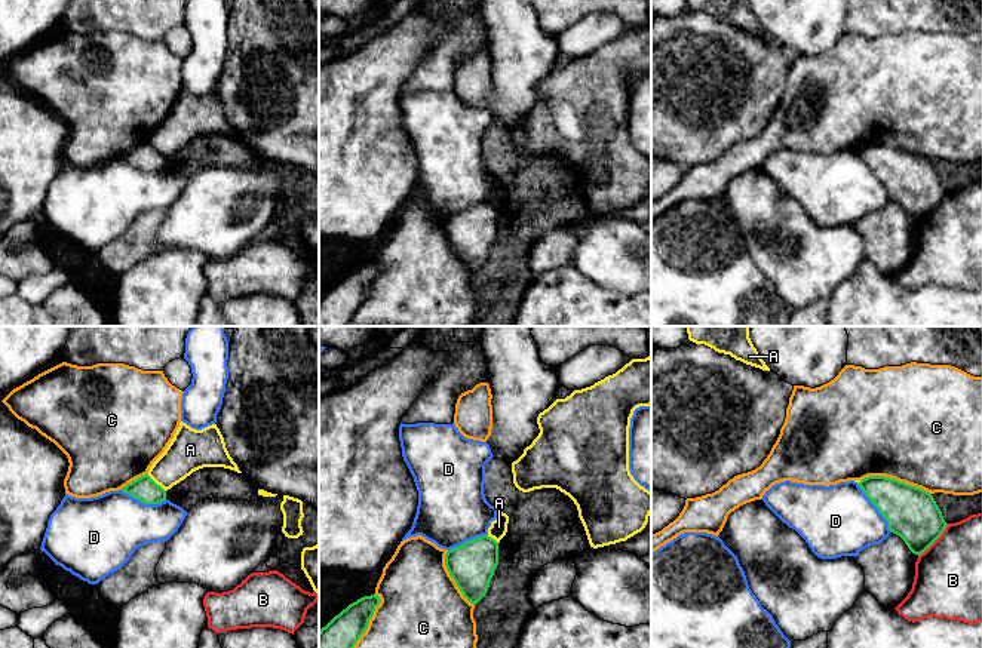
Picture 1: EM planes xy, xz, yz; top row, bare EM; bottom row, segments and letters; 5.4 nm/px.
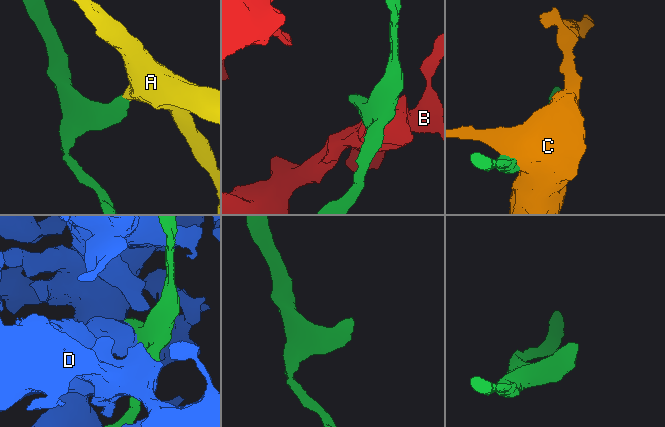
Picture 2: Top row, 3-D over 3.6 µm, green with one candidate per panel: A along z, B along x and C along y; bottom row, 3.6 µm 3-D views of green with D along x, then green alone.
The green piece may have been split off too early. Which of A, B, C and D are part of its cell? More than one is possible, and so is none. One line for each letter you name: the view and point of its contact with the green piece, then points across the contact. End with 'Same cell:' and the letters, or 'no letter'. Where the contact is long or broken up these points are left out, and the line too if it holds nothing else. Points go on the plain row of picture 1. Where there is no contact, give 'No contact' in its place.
Same cell: no letter

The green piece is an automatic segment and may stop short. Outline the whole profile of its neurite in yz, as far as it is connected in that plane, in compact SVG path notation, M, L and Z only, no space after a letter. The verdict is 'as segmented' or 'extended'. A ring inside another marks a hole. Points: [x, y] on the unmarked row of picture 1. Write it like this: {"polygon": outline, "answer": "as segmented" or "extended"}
{"polygon": "M868 144L859 154L914 222L924 221L948 194L933 163L921 156L886 144Z", "answer": "as segmented"}

